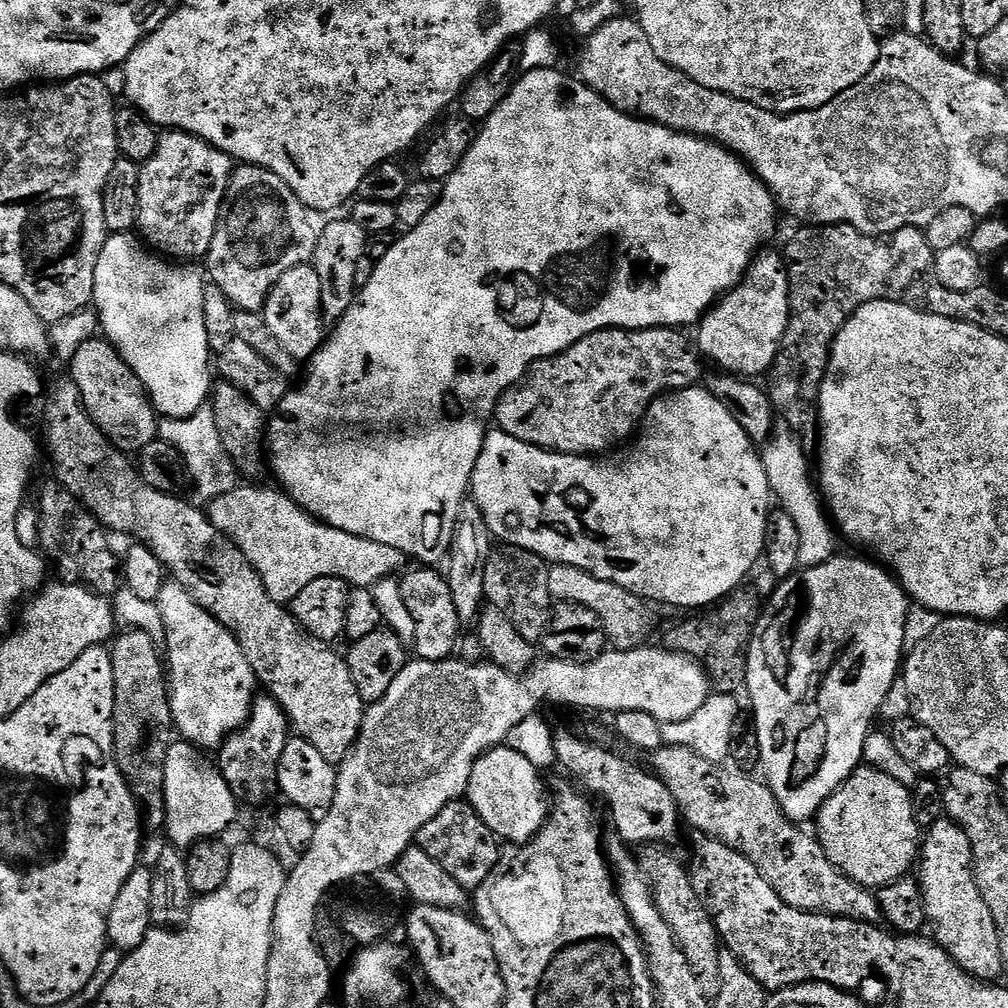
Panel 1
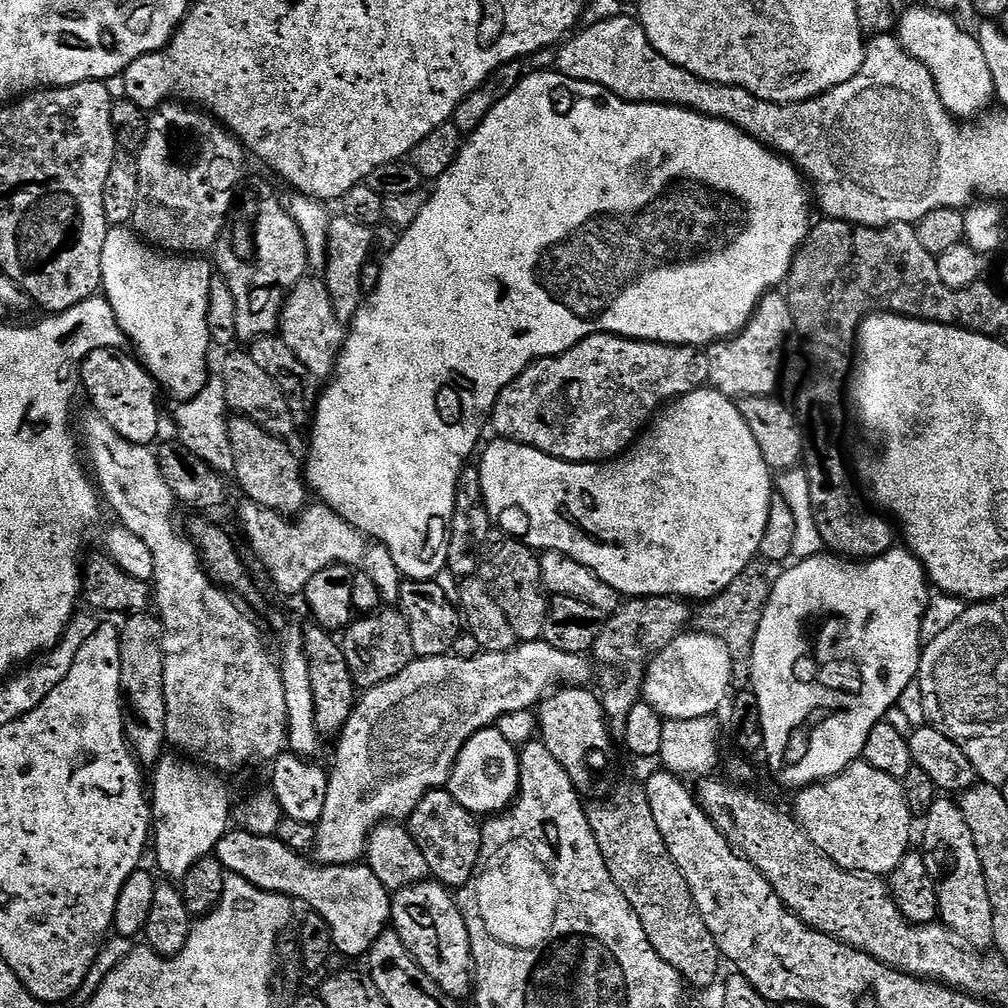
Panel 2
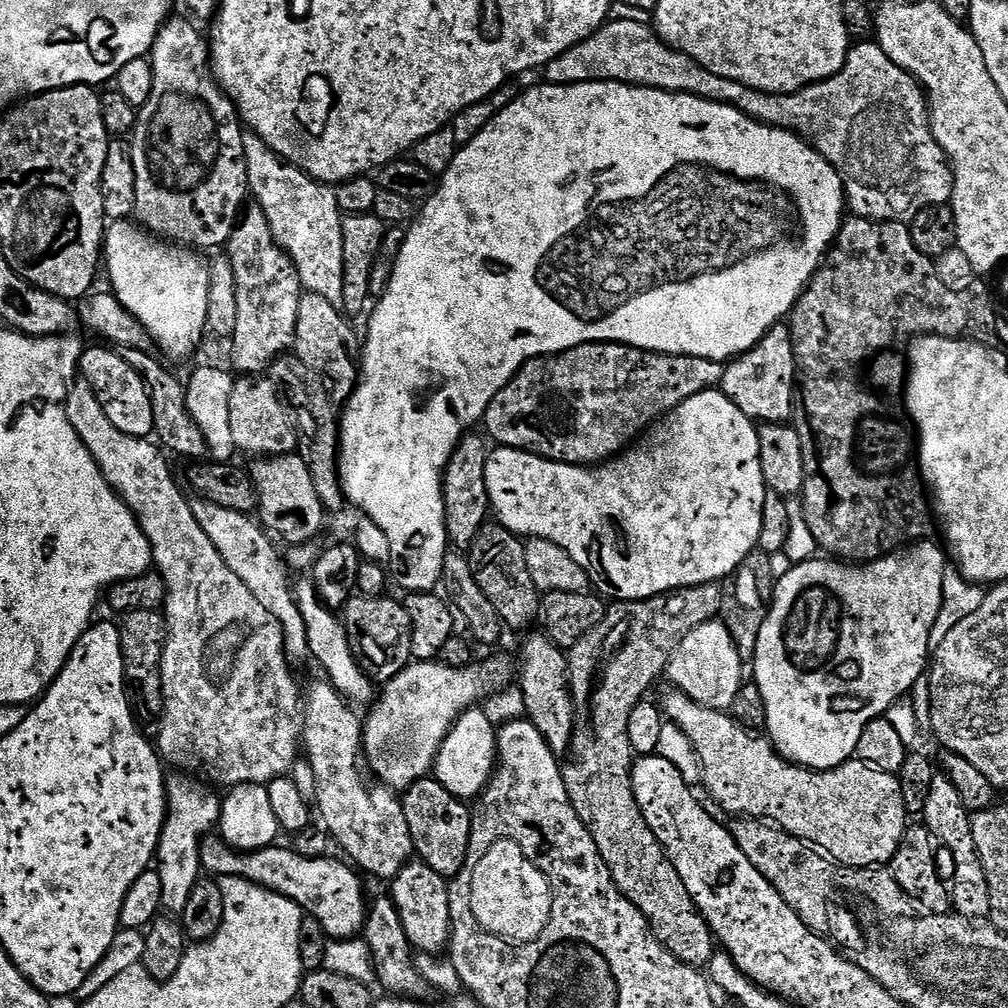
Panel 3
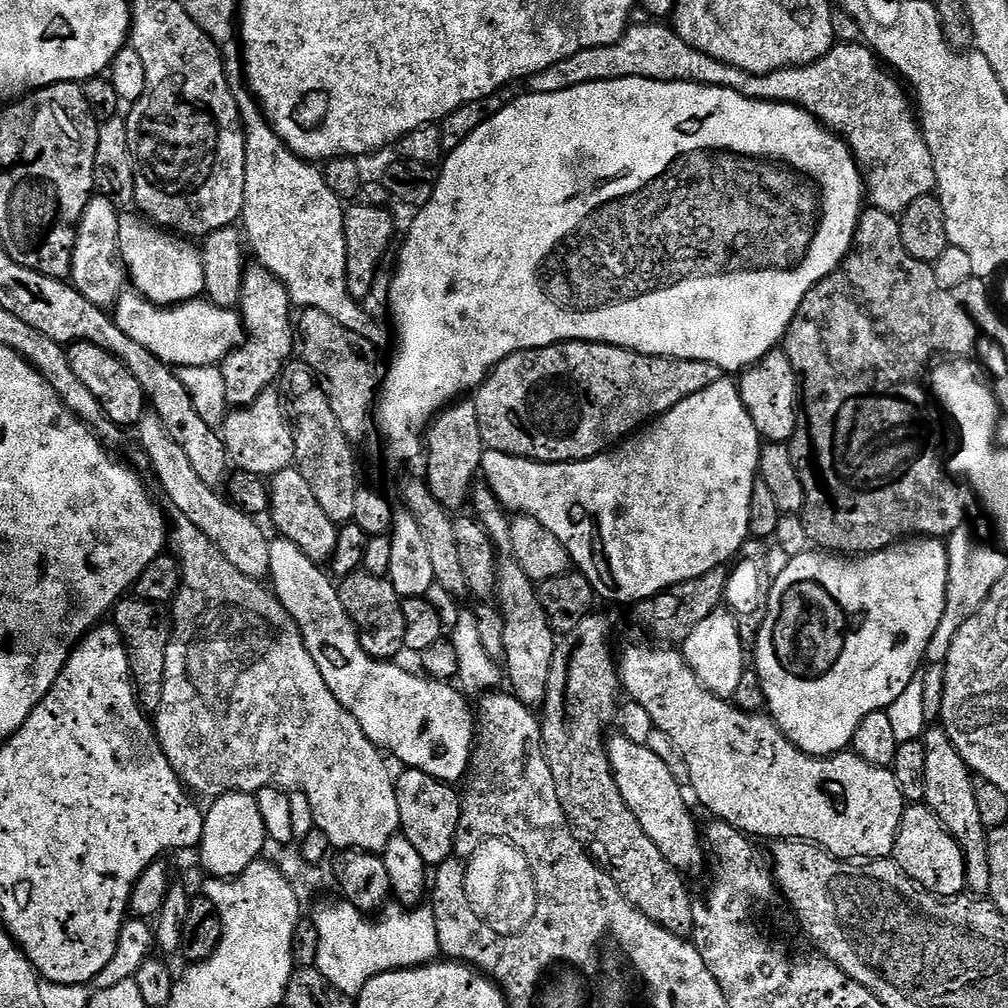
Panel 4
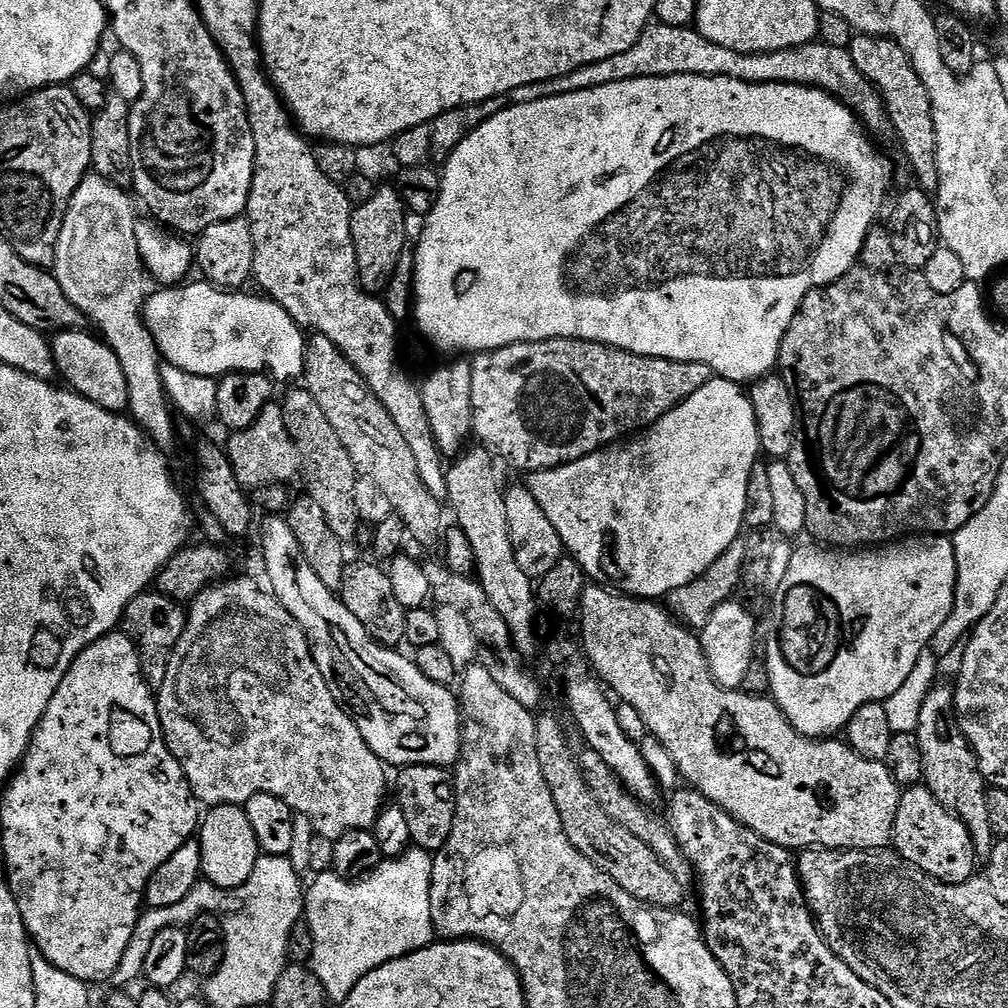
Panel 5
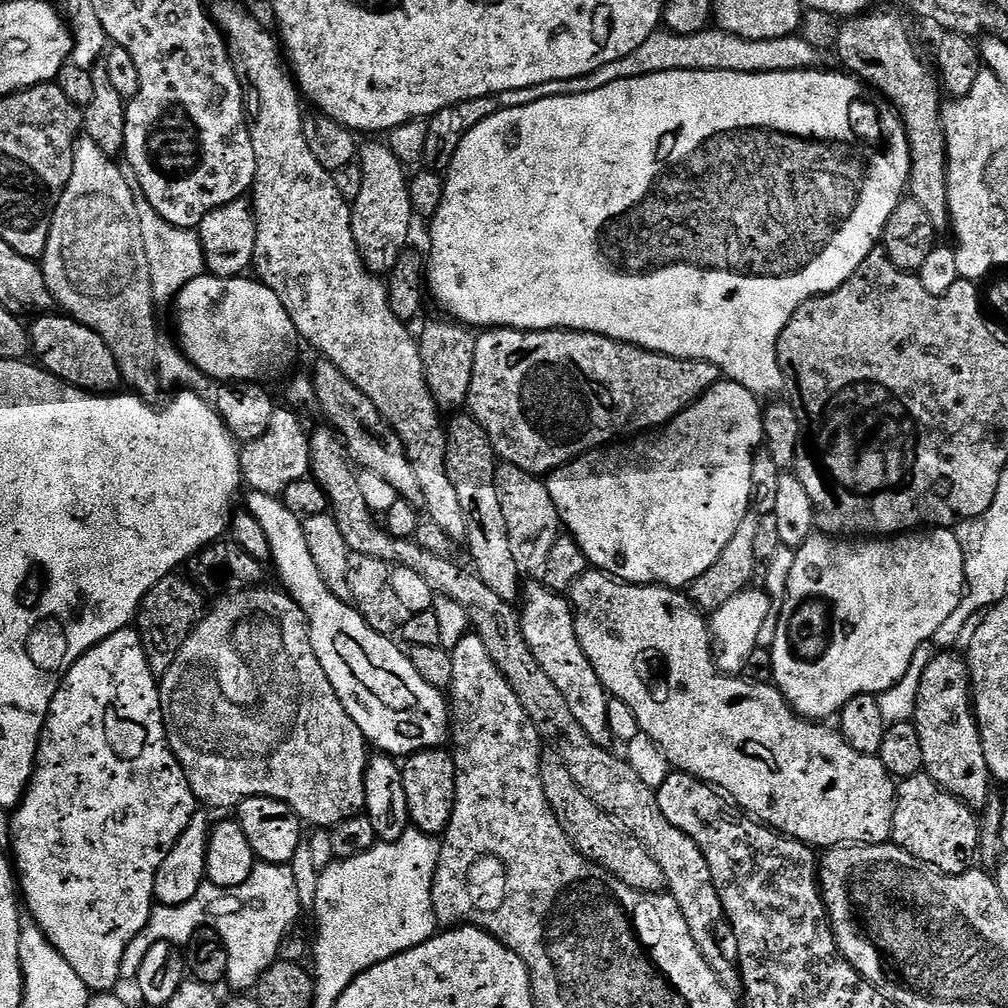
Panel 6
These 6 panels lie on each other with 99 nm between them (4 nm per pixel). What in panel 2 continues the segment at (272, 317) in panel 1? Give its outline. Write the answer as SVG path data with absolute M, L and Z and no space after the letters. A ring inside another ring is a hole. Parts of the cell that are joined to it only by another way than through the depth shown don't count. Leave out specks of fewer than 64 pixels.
M305 278L293 286L280 310L278 335L286 342L286 346L290 346L290 350L294 350L298 362L302 362L302 366L306 366L306 370L310 370L317 380L327 381L335 373L340 351L344 349L346 328L334 314L334 306L323 279Z

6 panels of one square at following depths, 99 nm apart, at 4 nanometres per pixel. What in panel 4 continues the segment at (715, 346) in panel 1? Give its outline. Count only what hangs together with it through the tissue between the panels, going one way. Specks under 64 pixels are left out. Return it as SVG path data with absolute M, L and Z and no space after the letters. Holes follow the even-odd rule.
M773 350L757 364L744 369L739 373L738 387L742 406L746 406L746 414L750 414L750 422L754 422L761 441L788 444L796 433L796 424L800 420L801 389L787 352Z

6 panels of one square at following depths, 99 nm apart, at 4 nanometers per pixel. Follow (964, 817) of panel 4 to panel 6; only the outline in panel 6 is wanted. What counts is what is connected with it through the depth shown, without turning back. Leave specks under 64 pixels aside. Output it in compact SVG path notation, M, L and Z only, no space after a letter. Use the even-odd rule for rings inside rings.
M948 650L933 655L926 674L922 676L922 686L918 686L914 723L922 742L923 773L966 807L983 810L993 793L994 777L988 770L982 738L976 725L968 665L959 655Z

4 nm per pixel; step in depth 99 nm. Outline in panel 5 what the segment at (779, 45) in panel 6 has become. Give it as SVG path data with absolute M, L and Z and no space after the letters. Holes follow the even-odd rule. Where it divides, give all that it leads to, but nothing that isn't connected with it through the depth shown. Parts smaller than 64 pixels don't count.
M659 22L645 28L638 42L634 42L634 46L626 50L626 54L602 58L602 62L587 64L553 80L518 86L508 93L506 100L509 105L538 102L542 98L590 90L606 86L610 82L651 76L729 76L731 80L741 80L747 84L807 84L809 88L821 88L822 91L830 92L843 100L865 129L873 130L872 128L880 128L883 124L885 127L889 123L884 99L877 92L876 85L871 84L861 74L858 66L854 66L849 49L813 42L773 52L739 52L729 50L727 46L718 46L718 42L710 42L710 38L702 38L702 34L697 32L695 27L679 28Z

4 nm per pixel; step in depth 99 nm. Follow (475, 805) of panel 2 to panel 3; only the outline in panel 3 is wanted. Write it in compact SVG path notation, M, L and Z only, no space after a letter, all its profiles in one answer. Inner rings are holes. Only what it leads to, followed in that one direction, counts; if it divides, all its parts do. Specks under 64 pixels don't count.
M473 706L460 713L436 754L434 779L460 800L468 802L479 797L496 767L496 734L497 729L486 718L483 707Z

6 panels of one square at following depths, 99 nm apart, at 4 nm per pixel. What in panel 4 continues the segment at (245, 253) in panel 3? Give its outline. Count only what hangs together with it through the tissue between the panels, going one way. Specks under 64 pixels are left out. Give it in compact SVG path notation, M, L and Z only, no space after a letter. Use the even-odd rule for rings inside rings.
M252 262L244 269L242 298L238 305L240 319L246 325L246 339L242 347L228 356L220 365L222 378L226 378L226 402L233 409L243 410L257 400L264 392L269 391L279 381L285 364L293 359L292 347L297 347L298 332L294 327L294 305L288 297L288 288L270 270L258 262Z

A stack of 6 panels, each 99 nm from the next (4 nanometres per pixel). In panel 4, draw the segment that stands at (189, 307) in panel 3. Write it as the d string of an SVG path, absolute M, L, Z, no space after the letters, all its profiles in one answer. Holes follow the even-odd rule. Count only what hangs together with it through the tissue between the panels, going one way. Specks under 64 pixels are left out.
M121 215L119 226L120 257L130 277L130 284L152 304L175 306L204 296L204 263L195 243L169 234L165 229L139 215Z

